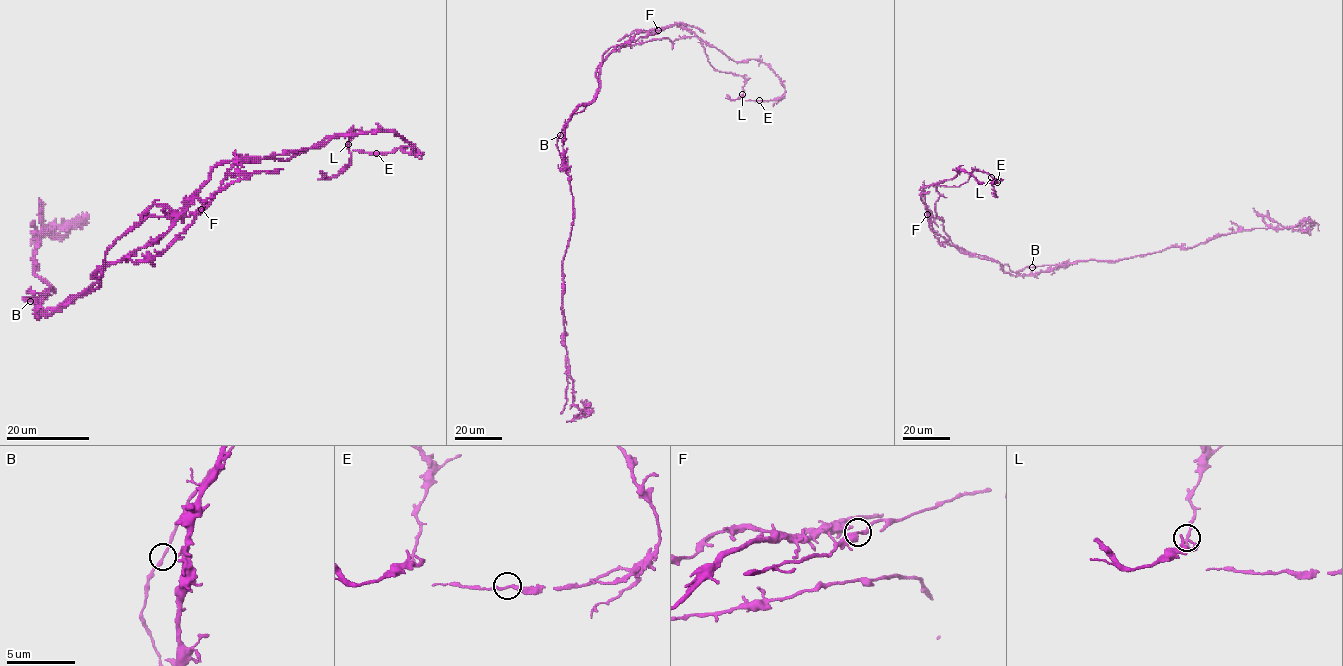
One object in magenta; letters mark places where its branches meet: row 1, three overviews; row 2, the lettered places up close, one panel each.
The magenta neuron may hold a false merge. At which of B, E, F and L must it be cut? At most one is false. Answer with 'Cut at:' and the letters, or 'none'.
Cut at: none

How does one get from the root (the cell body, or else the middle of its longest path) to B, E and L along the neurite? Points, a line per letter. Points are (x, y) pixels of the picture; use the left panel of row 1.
B: (67, 305), (47, 315), (41, 307), (30, 301)
E: (67, 305), (97, 280), (98, 271), (163, 234), (219, 164), (379, 131), (396, 132), (422, 154), (376, 153)
L: (67, 305), (97, 280), (98, 271), (163, 234), (217, 165), (285, 161), (350, 132), (347, 143)

